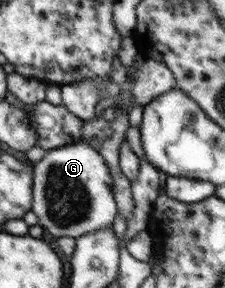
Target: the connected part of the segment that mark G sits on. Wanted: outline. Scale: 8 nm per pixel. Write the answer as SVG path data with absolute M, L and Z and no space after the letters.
M83 141L46 150L45 155L34 162L32 211L38 218L42 229L56 238L75 239L101 229L112 227L118 215L117 203L113 194L113 181L103 156Z

